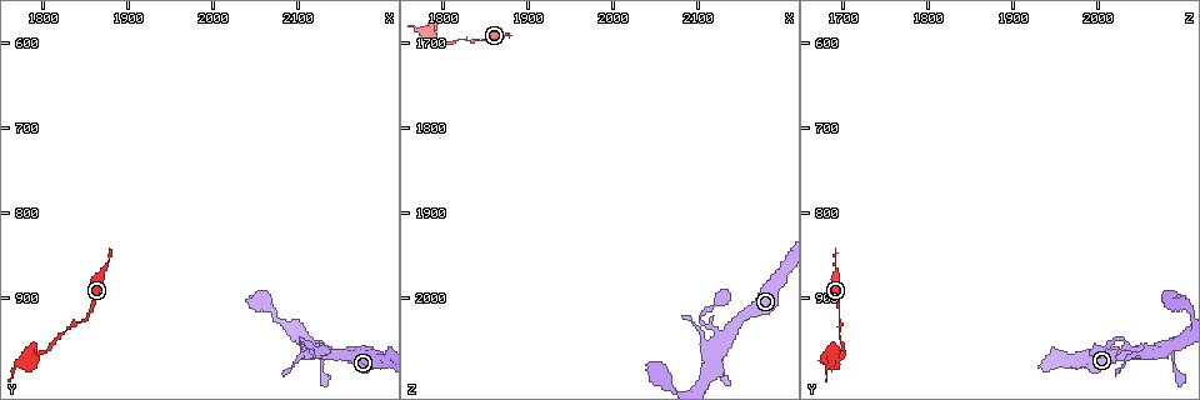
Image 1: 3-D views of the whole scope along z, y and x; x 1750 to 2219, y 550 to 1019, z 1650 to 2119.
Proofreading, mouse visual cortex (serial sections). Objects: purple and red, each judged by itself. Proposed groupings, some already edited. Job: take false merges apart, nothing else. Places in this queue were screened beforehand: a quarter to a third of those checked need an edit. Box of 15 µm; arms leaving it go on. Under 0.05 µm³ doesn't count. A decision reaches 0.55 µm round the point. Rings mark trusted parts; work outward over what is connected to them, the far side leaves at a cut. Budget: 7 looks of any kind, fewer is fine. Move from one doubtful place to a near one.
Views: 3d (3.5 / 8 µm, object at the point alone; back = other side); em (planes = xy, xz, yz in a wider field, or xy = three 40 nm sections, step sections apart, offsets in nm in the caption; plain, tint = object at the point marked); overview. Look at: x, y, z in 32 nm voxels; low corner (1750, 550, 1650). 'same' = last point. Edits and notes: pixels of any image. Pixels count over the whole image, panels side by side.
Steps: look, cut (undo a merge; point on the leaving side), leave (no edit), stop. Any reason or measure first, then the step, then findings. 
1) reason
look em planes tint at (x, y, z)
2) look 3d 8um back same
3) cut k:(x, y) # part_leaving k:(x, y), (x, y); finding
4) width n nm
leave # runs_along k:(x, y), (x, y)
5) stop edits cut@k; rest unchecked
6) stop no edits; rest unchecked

abrupt turn
look 3d 3.5um at (2105, 950, 2025)

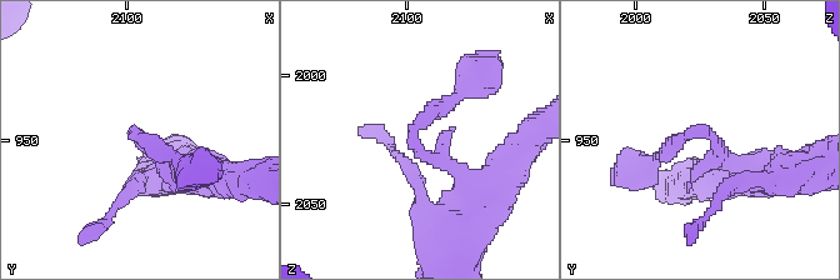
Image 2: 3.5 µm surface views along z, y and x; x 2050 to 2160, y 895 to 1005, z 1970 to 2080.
arm_widths 200, 200 nm
look em xy step 1 tint at (2104, 947, 2025)

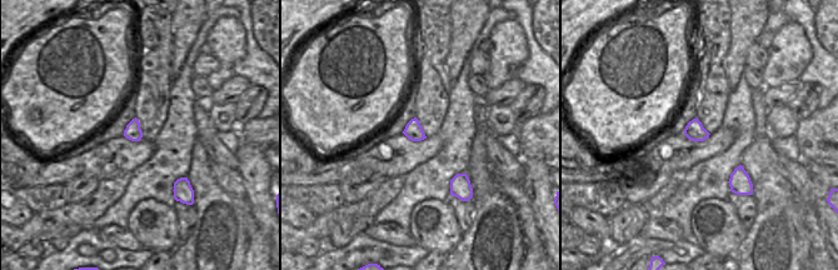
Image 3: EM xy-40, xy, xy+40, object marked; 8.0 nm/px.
leave # runs_along 2:(465, 186), (415, 144), (423, 119), (461, 90); continuous, no second cell

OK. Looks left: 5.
thin neck
look 3d 3.5um at (1855, 920, 1695)

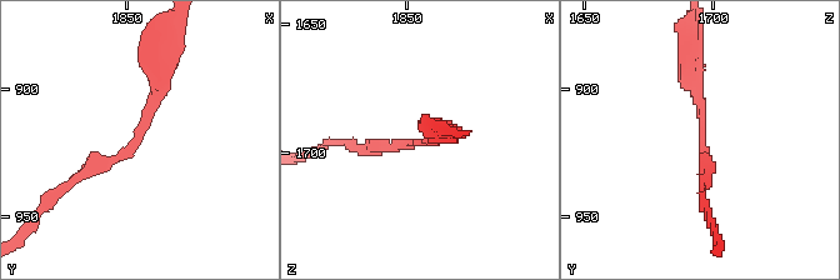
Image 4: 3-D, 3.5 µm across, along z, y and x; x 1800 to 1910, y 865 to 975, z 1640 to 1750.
arm_widths 150, 250 nm
look em xy step 5 tint at (1855, 922, 1696)

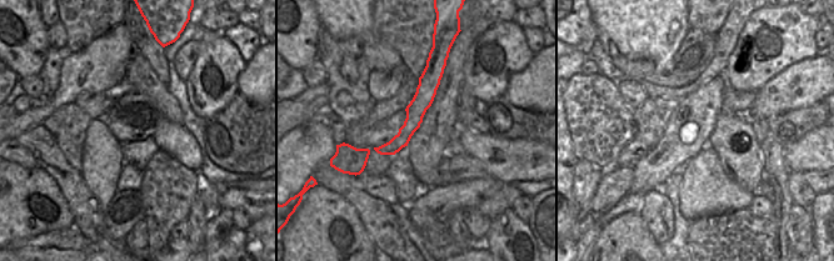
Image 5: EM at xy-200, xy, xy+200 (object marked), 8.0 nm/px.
leave # continuous, no second cell

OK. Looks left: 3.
branch point
look 3d 3.5um at (1795, 965, 1700)

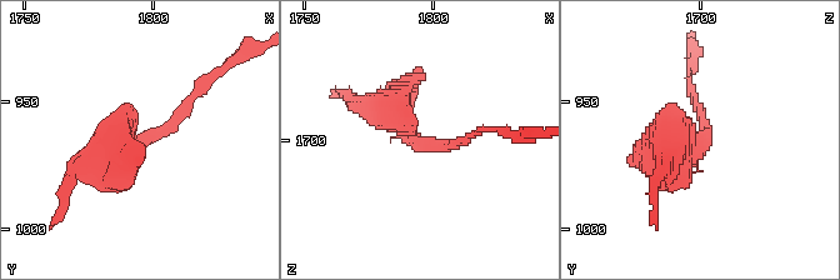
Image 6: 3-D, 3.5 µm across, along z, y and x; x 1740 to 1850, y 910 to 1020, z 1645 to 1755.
look em xy step 5 tint at (1795, 966, 1700)

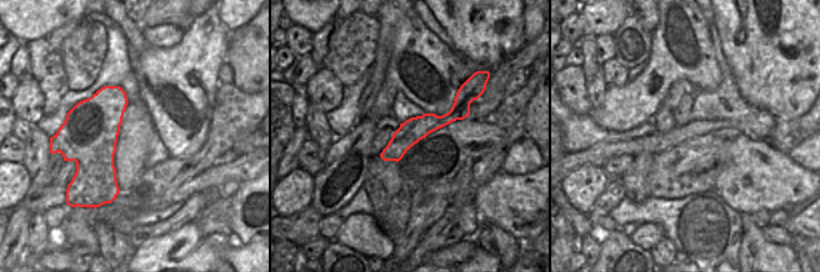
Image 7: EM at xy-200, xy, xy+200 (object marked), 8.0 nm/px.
cut 6:(405, 130) # part_leaving 6:(444, 144), (421, 144), (383, 109), (403, 93); two cells meet here

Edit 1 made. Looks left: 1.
stop edits cut@6; rest unchecked

